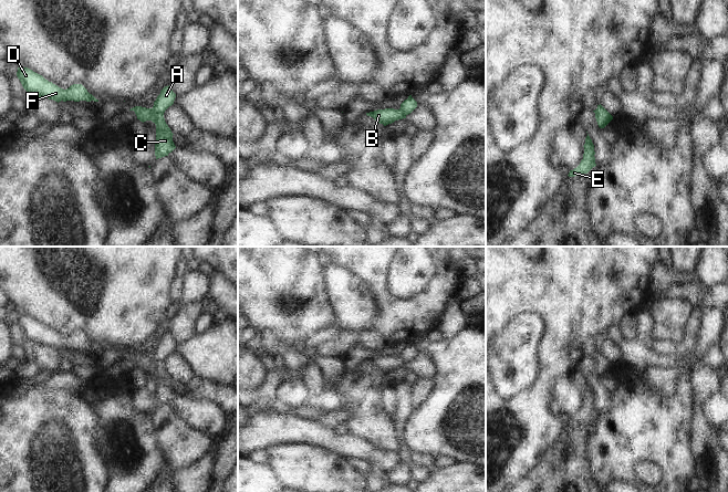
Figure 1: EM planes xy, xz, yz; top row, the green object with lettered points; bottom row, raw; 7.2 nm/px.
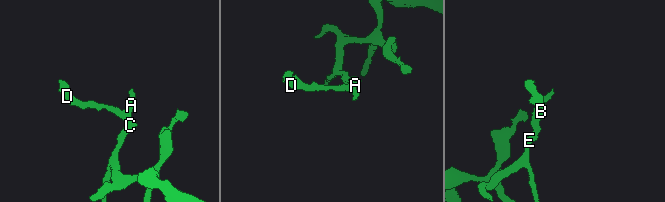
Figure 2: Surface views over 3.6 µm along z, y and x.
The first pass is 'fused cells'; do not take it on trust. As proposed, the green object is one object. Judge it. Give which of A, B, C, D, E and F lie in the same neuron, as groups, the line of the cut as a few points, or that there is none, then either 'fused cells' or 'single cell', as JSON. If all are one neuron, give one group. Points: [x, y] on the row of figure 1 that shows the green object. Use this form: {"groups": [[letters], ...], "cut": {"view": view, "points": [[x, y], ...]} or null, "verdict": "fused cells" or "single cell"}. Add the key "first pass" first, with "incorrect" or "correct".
{"first pass": "correct", "groups": [["A", "C", "E"], ["B", "D", "F"]], "cut": {"view": "xy", "points": [[152, 108], [155, 122]]}, "verdict": "fused cells"}

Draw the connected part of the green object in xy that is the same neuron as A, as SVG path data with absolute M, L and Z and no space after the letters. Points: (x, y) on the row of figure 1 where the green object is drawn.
M165 86L160 94L154 102L153 112L155 114L156 125L156 142L155 142L155 156L156 159L168 156L176 146L173 142L173 133L165 122L165 111L174 104L176 94L170 86Z

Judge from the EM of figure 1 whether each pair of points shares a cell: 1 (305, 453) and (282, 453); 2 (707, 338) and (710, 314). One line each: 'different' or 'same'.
1: same
2: same

